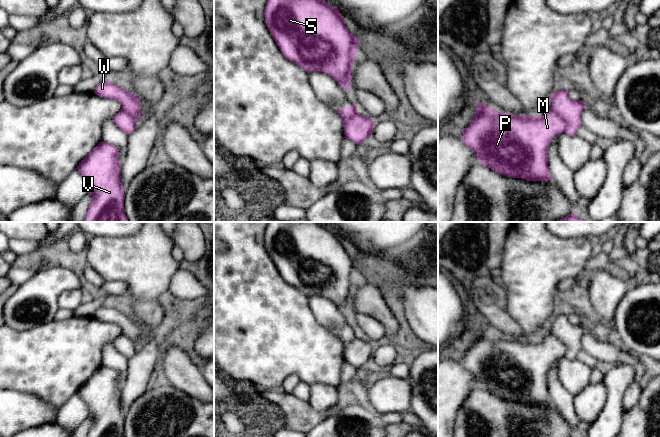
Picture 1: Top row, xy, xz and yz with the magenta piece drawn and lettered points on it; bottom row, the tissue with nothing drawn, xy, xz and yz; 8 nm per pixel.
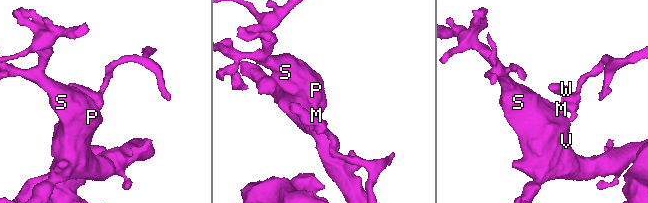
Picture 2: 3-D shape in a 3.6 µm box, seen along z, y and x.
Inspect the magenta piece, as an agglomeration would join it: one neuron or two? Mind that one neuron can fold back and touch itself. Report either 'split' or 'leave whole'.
split

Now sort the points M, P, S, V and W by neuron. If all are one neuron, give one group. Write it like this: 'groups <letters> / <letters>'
groups M P S V / W

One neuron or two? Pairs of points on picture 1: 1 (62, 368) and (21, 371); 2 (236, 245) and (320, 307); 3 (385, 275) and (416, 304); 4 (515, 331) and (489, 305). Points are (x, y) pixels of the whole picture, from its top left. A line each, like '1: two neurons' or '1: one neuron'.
1: one neuron
2: two neurons
3: one neuron
4: one neuron

